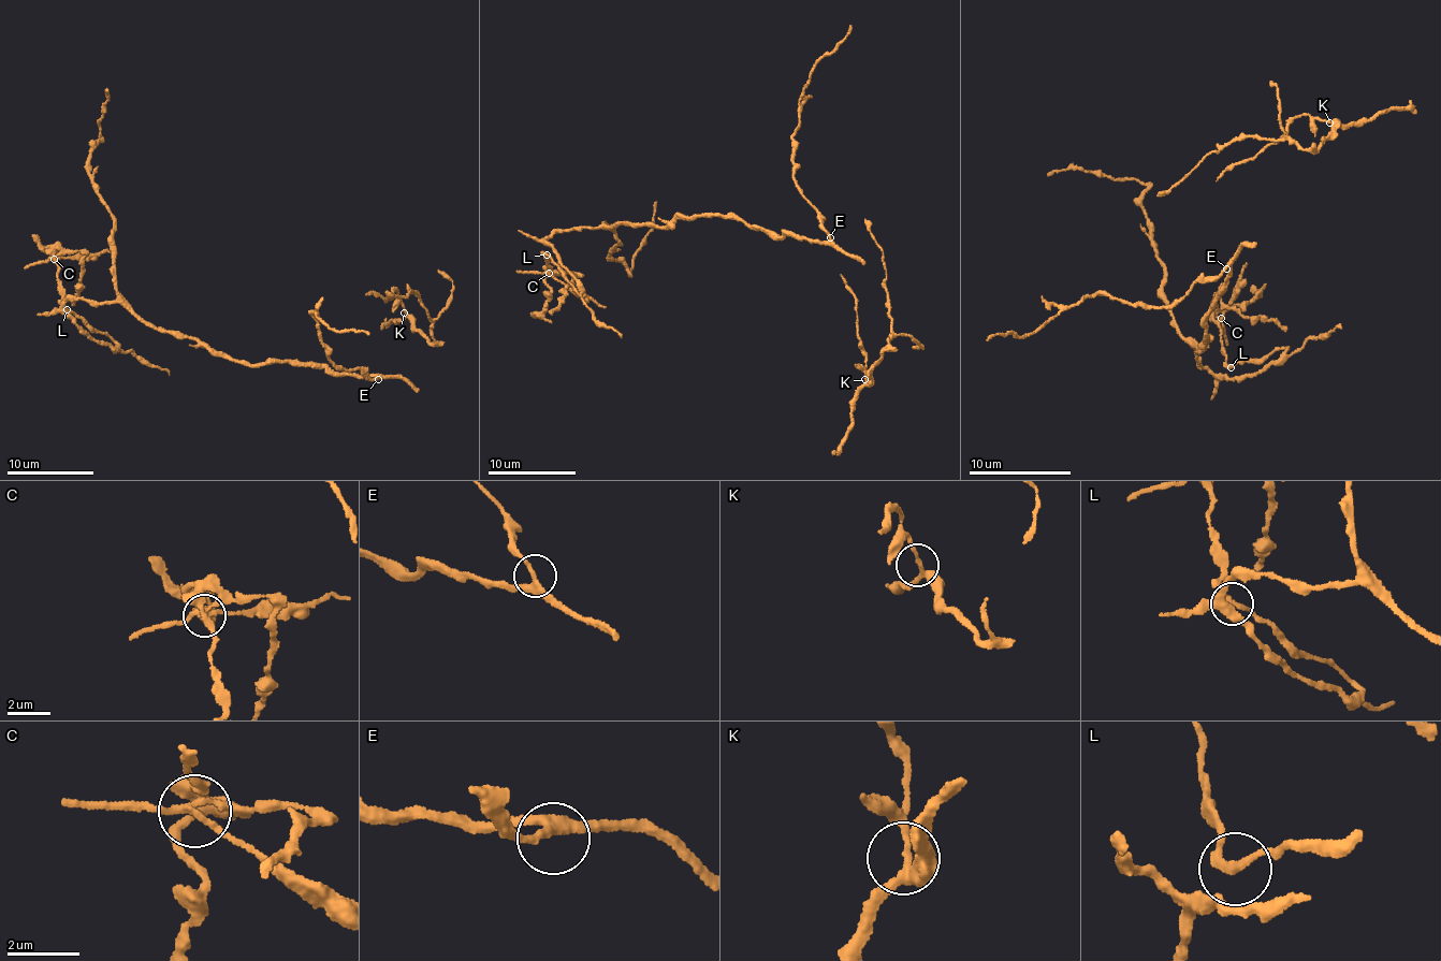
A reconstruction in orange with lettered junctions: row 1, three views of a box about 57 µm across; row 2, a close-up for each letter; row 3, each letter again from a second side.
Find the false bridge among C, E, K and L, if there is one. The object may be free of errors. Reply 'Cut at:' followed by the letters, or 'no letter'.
Cut at: C

